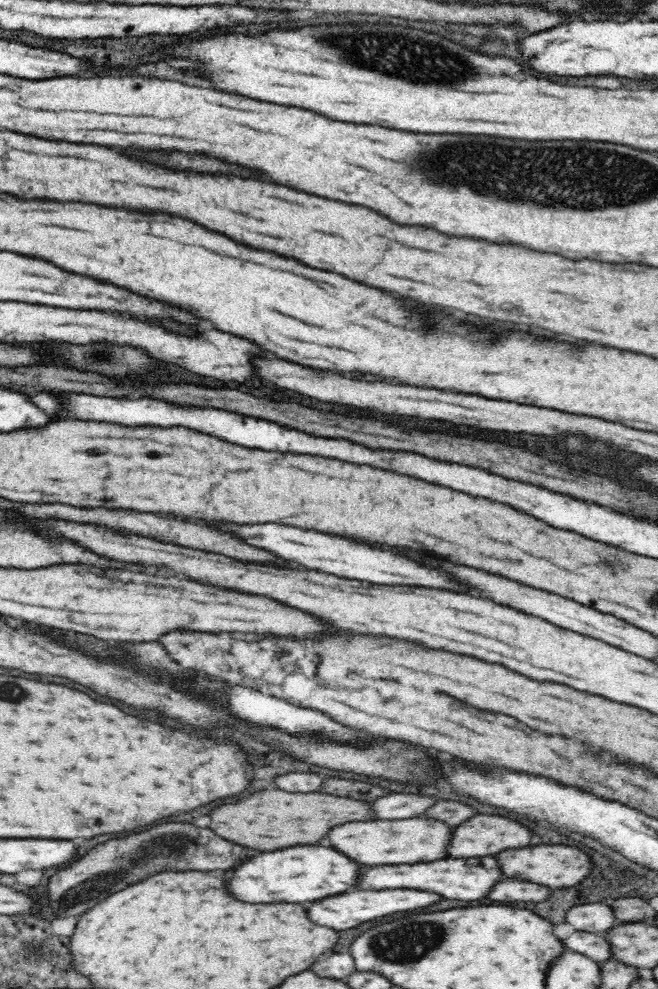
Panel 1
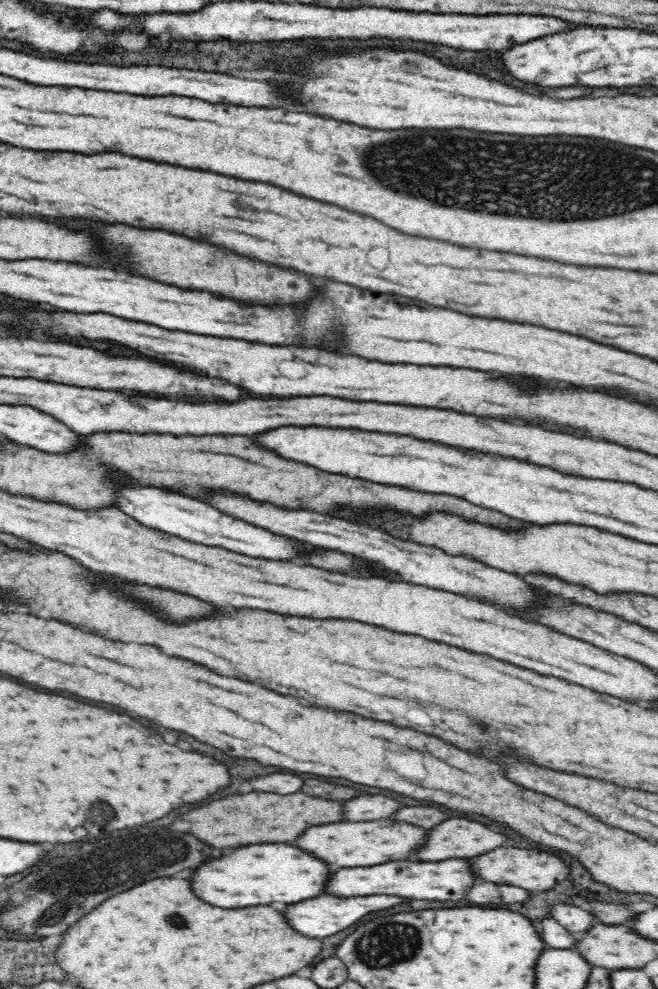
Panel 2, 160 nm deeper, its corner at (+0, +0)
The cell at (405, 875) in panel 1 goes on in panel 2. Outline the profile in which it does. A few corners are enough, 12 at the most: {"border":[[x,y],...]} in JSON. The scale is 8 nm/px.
{"border":[[466,860],[386,862],[332,872],[332,896],[460,900]]}

